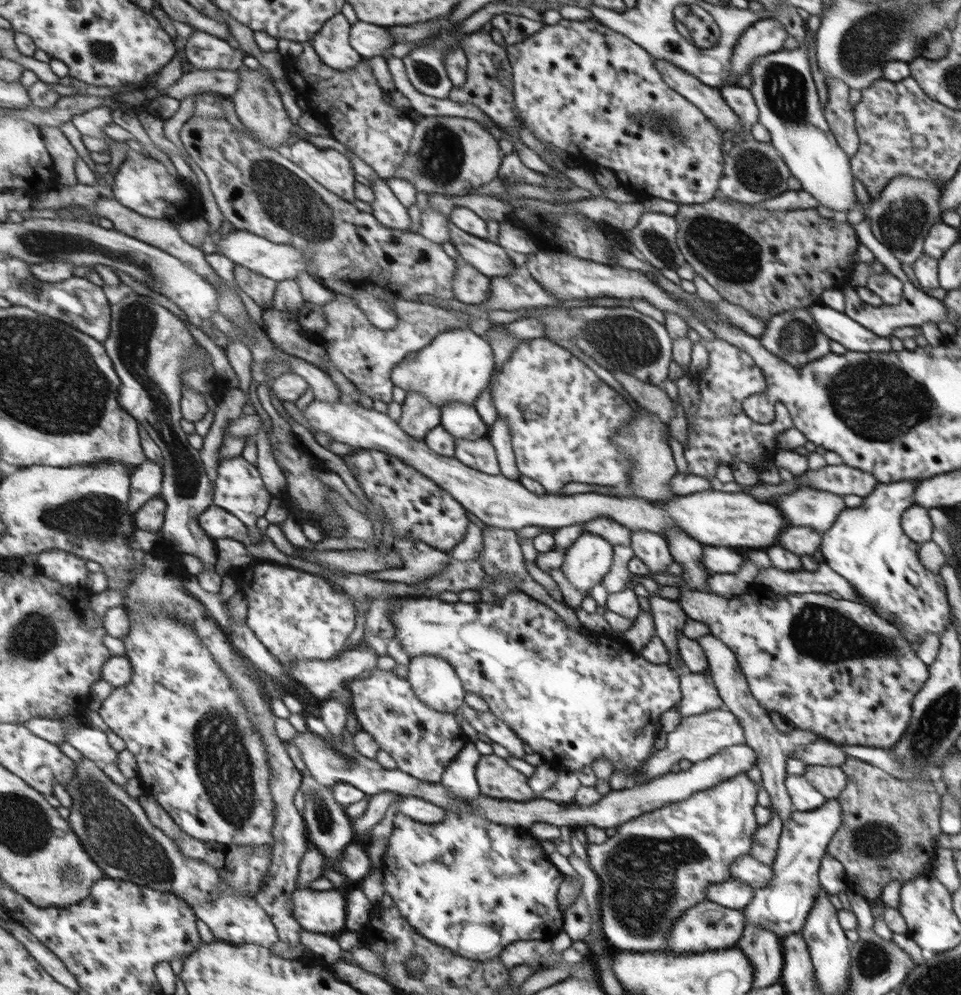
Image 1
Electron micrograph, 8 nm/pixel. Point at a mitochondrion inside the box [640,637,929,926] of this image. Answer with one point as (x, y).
(878, 840)

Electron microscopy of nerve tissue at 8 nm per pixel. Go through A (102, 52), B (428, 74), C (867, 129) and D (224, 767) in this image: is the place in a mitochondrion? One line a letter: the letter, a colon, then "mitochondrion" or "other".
A: mitochondrion
B: mitochondrion
C: other
D: mitochondrion

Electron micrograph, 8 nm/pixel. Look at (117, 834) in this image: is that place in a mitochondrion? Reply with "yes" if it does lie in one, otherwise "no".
yes

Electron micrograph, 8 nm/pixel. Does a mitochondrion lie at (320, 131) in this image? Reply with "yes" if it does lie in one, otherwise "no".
no

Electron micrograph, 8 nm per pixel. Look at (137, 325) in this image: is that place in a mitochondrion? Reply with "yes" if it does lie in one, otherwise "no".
yes

